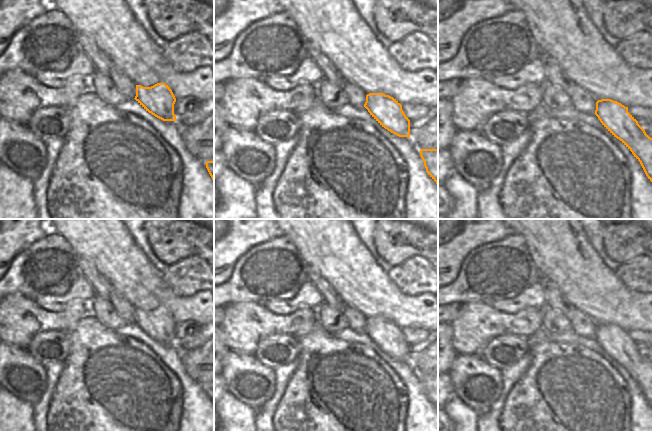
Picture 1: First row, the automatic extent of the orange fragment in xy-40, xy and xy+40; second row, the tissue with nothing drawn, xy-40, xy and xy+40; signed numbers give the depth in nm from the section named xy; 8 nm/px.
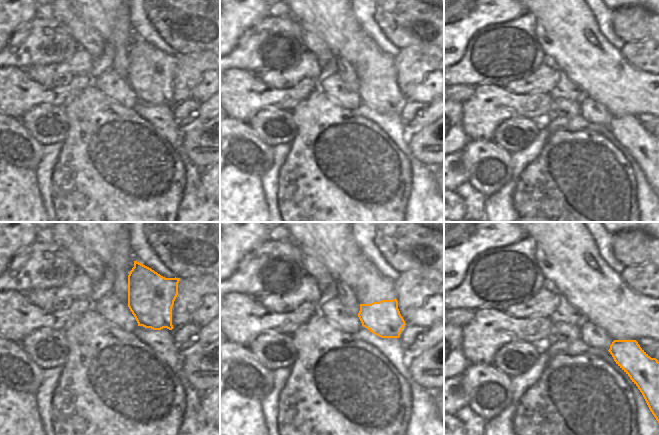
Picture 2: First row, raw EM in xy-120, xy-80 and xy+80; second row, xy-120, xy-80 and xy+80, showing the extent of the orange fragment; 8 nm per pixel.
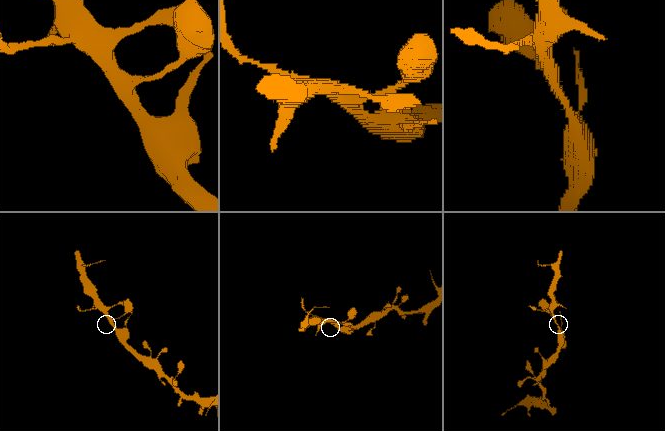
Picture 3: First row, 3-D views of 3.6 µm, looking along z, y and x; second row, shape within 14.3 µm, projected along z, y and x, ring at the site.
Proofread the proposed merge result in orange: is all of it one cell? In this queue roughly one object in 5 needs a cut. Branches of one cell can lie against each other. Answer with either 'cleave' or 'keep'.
keep

